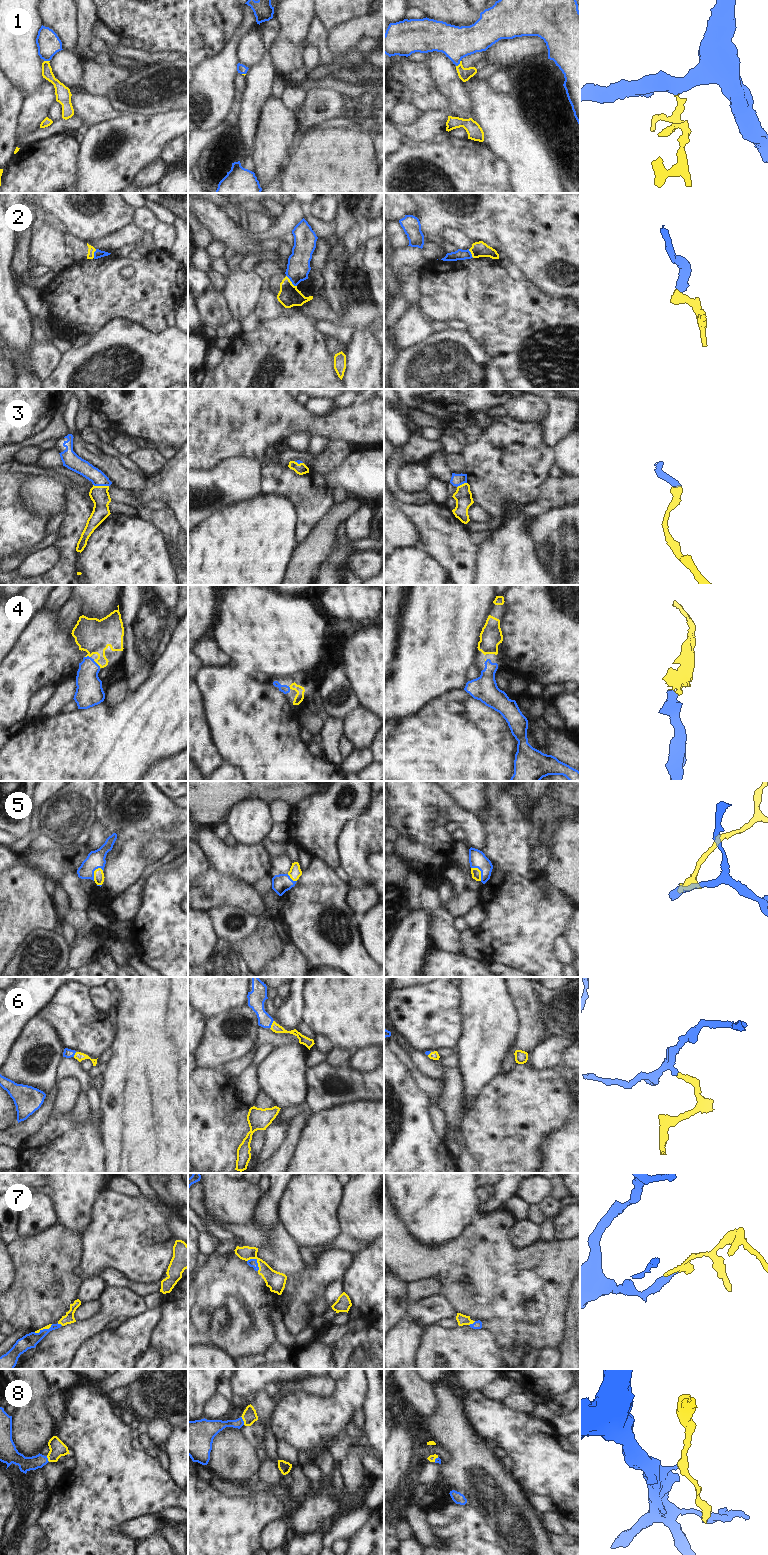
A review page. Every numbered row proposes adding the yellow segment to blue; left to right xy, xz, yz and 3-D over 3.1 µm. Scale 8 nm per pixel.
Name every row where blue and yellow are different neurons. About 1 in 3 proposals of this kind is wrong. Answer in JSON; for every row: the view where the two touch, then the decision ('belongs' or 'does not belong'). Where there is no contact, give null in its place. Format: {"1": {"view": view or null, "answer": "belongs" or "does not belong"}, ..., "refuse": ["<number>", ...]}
{"1": {"view": "yz", "answer": "belongs"}, "2": {"view": "xz", "answer": "does not belong"}, "3": {"view": "xy", "answer": "belongs"}, "4": {"view": "xy", "answer": "belongs"}, "5": {"view": "yz", "answer": "belongs"}, "6": {"view": "xz", "answer": "belongs"}, "7": {"view": "xz", "answer": "belongs"}, "8": {"view": "xz", "answer": "belongs"}, "refuse": ["2"]}

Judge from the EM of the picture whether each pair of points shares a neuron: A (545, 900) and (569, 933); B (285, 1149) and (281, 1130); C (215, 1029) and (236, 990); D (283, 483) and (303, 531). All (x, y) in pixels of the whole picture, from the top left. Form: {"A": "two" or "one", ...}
{"A": "two", "B": "two", "C": "two", "D": "one"}

